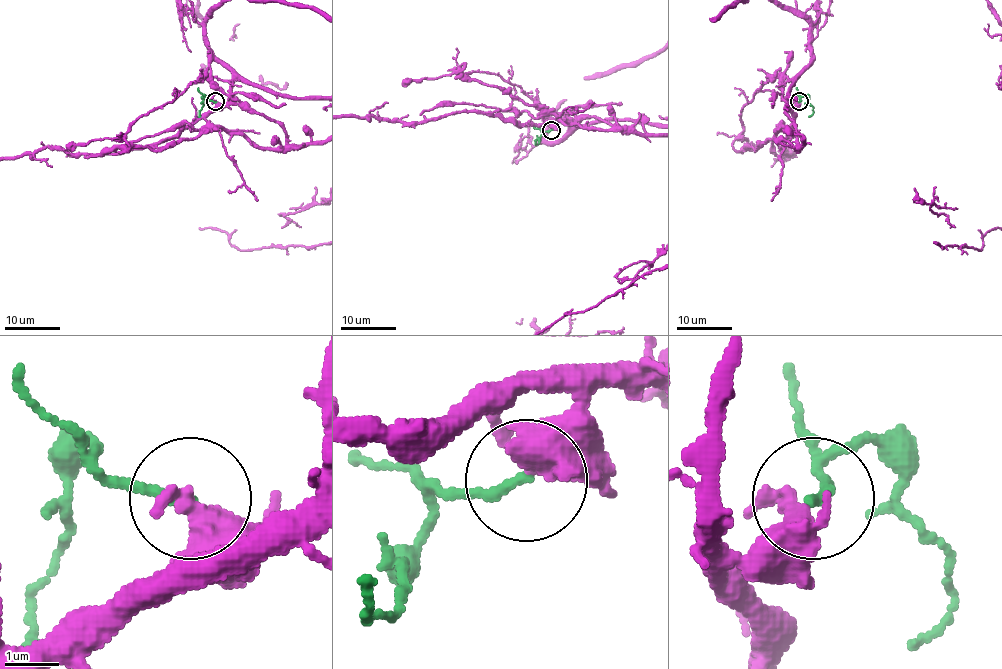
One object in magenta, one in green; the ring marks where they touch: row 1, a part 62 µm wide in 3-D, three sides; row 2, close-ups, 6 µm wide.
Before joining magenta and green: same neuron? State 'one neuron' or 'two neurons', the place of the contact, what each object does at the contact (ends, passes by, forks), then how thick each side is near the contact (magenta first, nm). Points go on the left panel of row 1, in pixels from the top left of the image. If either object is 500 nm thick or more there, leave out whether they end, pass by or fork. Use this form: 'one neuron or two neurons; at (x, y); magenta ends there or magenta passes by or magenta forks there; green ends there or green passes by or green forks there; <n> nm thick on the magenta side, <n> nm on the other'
two neurons; at (215, 101); magenta passes by; green ends there; 400 nm thick on the magenta side, 180 nm on the other

